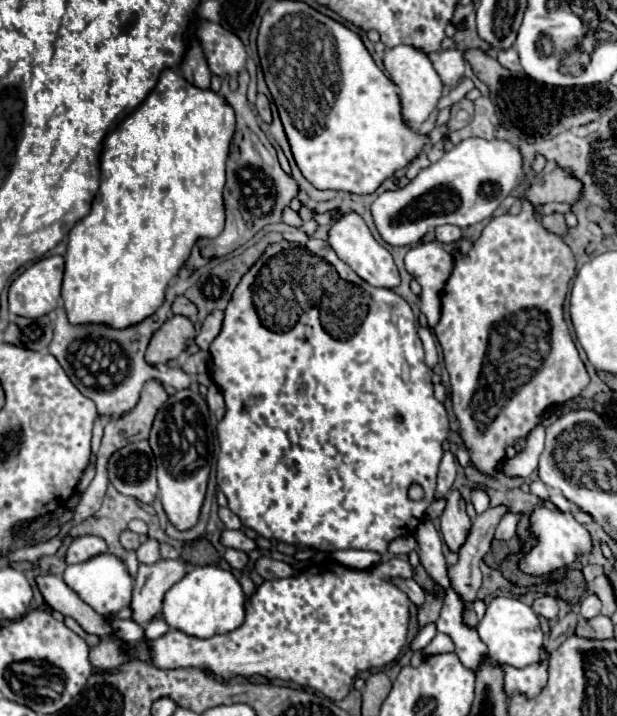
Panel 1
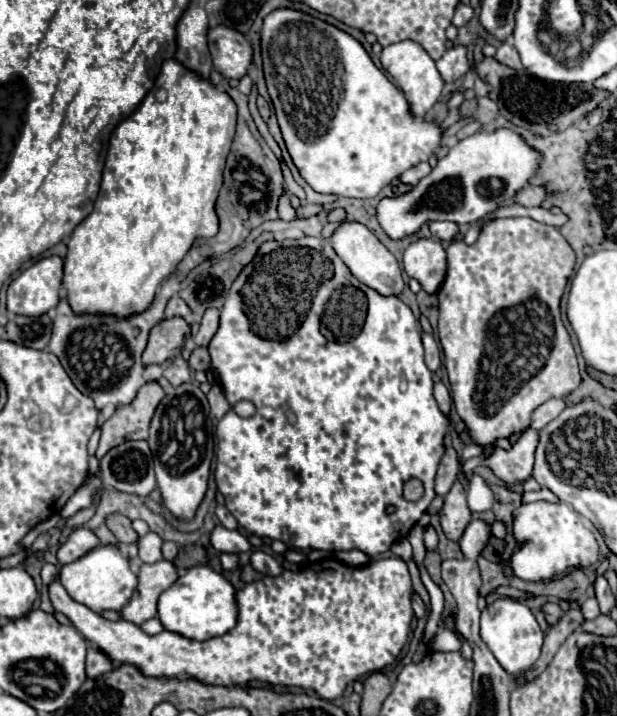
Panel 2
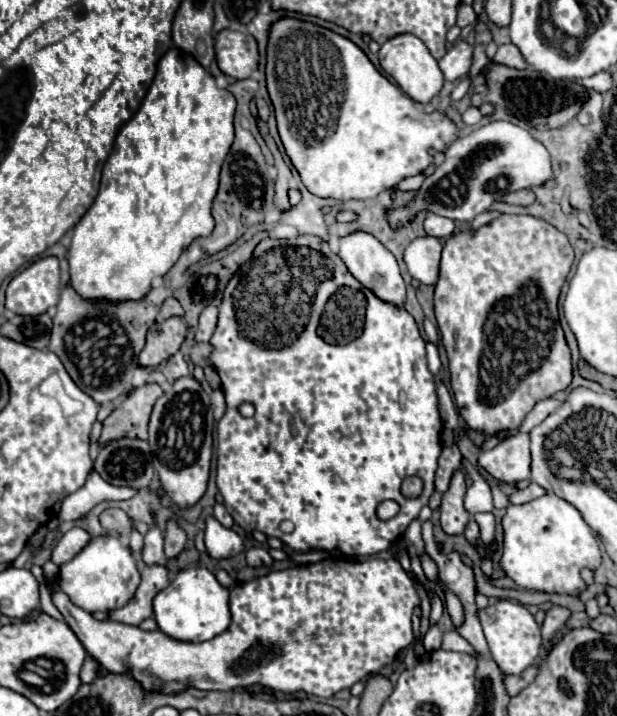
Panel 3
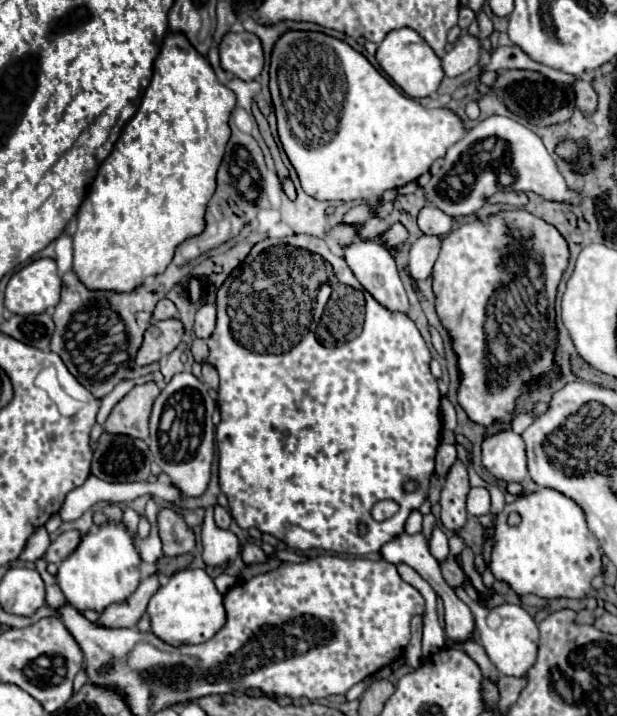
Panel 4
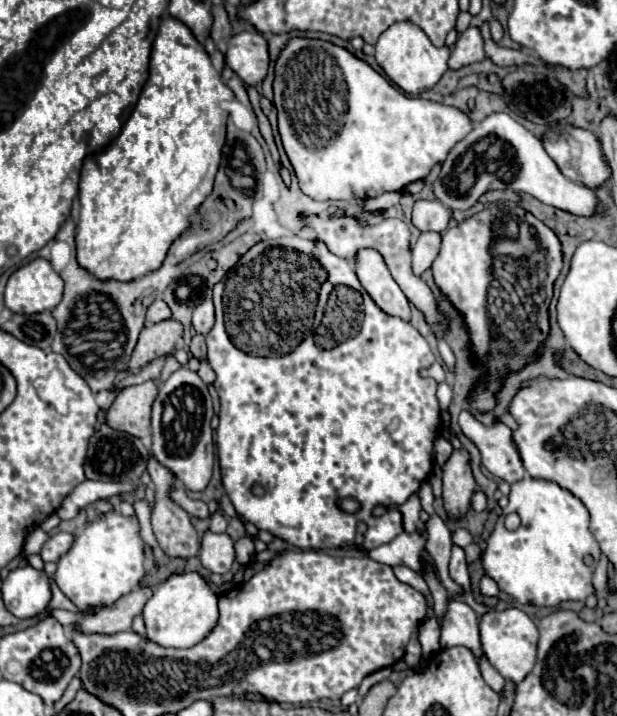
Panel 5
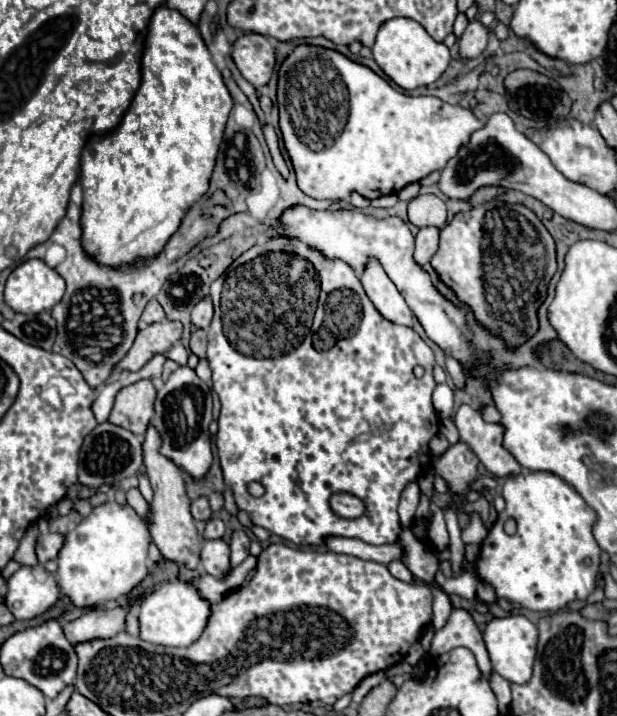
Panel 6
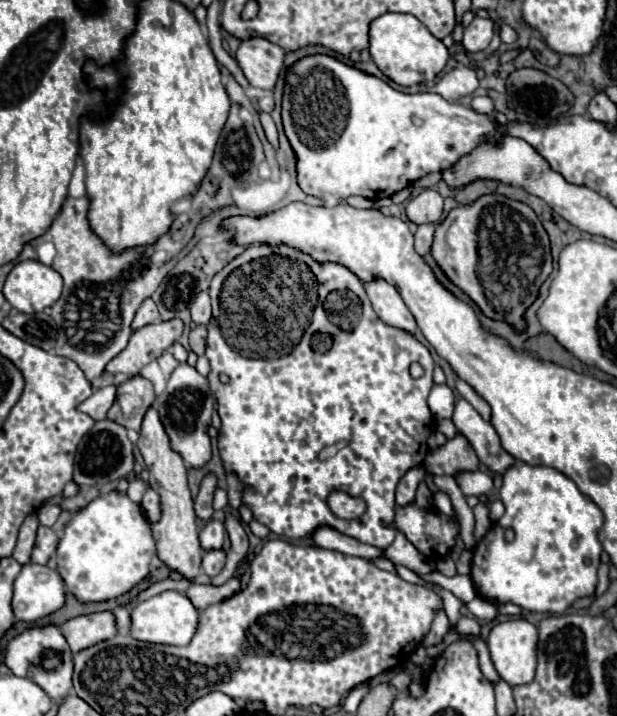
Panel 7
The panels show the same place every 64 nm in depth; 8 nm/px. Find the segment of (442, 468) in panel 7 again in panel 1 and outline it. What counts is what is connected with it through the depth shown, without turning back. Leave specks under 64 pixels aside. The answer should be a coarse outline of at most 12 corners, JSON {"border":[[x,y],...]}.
{"border":[[450,490],[440,516],[442,536],[458,550],[470,530],[466,500]]}

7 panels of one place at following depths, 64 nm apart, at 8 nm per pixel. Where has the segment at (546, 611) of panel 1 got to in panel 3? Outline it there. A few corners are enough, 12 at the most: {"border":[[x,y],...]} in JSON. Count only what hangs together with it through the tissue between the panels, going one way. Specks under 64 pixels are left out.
{"border":[[552,606],[542,636],[556,636],[570,618],[568,608]]}

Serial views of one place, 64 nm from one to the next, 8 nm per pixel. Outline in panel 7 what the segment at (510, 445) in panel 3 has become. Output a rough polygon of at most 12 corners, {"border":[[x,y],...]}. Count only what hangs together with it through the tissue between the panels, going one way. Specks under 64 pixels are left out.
{"border":[[464,398],[452,422],[470,440],[480,462],[504,474],[514,458],[494,426]]}

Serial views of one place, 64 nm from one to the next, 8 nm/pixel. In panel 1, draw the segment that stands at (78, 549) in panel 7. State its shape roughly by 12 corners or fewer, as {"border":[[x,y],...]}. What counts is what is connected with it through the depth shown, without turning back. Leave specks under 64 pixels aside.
{"border":[[110,552],[66,566],[64,582],[102,616],[130,604],[134,580]]}

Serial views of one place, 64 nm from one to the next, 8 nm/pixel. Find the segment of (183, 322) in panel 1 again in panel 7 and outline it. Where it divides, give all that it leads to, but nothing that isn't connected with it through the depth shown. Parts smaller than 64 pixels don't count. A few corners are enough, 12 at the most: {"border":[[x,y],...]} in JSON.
{"border":[[182,320],[132,332],[106,372],[136,376],[180,338]]}

